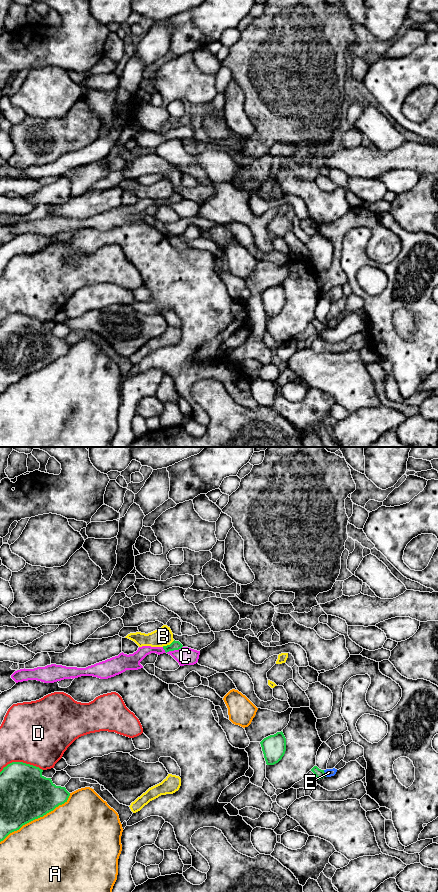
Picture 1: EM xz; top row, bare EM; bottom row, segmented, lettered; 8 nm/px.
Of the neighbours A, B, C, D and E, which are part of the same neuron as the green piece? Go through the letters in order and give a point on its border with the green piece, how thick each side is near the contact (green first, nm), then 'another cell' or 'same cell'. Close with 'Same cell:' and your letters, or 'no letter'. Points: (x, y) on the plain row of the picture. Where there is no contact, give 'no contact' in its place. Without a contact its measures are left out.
A: xz (36, 370) | 420/500 nm | another cell
B: xz (168, 197) | 80/150 nm | another cell
C: xz (172, 202) | 80/140 nm | another cell
D: xz (20, 314) | 400/480 nm | another cell
E: xz (324, 325) | 70/60 nm | another cell
Same cell: no letter

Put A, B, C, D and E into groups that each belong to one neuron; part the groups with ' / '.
A / B / C / D / E

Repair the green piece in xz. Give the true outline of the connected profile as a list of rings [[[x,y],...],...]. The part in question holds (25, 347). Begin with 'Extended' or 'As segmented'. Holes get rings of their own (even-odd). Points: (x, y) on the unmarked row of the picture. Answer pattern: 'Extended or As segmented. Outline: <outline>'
As segmented. Outline: [[[12,314],[0,324],[0,394],[23,377],[67,354],[70,345],[66,340],[56,338],[42,324],[39,319],[23,314]]]

